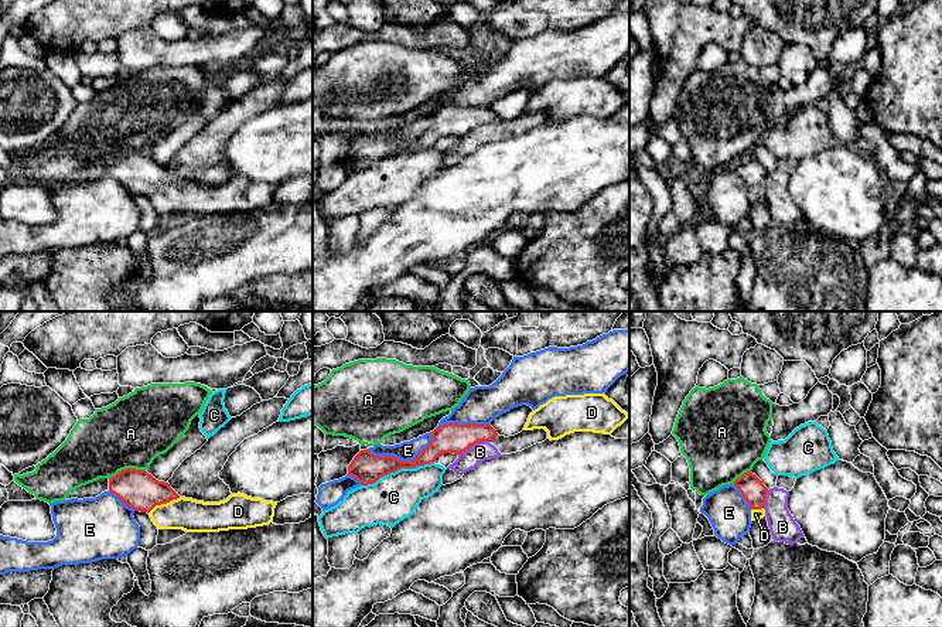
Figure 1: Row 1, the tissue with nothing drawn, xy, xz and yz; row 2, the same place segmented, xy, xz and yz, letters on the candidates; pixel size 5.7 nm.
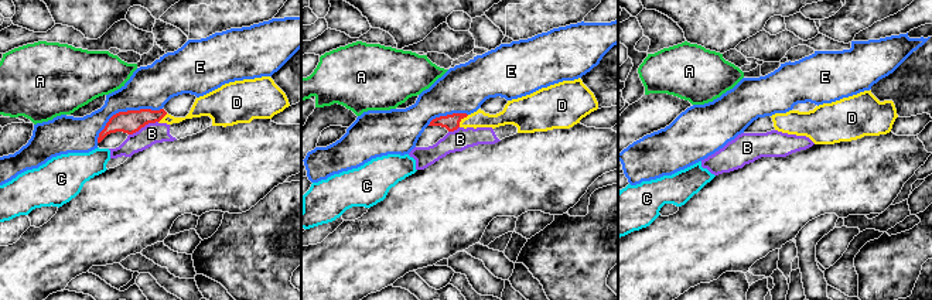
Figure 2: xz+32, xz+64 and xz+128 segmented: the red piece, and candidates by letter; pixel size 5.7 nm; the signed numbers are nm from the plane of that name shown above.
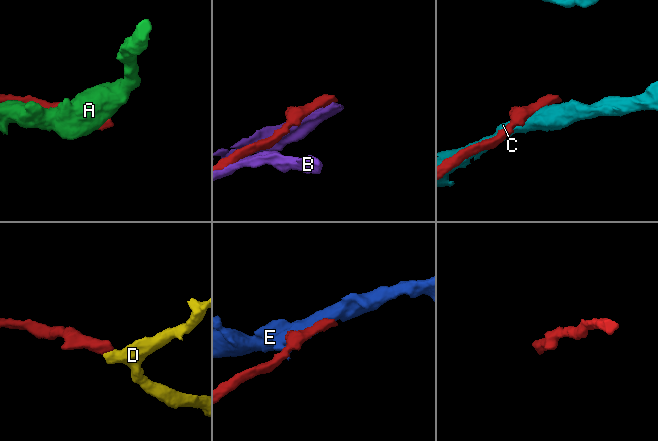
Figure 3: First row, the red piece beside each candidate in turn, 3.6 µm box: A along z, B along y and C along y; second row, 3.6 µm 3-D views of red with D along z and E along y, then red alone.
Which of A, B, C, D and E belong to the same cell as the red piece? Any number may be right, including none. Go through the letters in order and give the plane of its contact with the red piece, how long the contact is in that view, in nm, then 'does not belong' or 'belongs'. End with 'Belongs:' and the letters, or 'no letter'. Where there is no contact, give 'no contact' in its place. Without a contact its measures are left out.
A: meets red in xy; contact 220 nm long; does not belong
B: meets red in xz; contact 200 nm long; does not belong
C: meets red in xz; contact 300 nm long; does not belong
D: meets red in xy; contact 220 nm long; belongs
E: meets red in xz; contact 380 nm long; does not belong
Belongs: D

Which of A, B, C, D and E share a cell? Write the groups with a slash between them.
A / B / C / D / E

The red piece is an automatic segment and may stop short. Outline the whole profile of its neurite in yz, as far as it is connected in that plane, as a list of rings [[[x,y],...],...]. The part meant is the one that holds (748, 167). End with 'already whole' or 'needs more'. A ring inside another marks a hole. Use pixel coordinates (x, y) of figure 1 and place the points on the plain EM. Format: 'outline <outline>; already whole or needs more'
outline [[[747,154],[734,164],[734,168],[738,171],[751,191],[751,204],[764,201],[768,171],[762,167],[762,164],[751,154]]]; needs more

